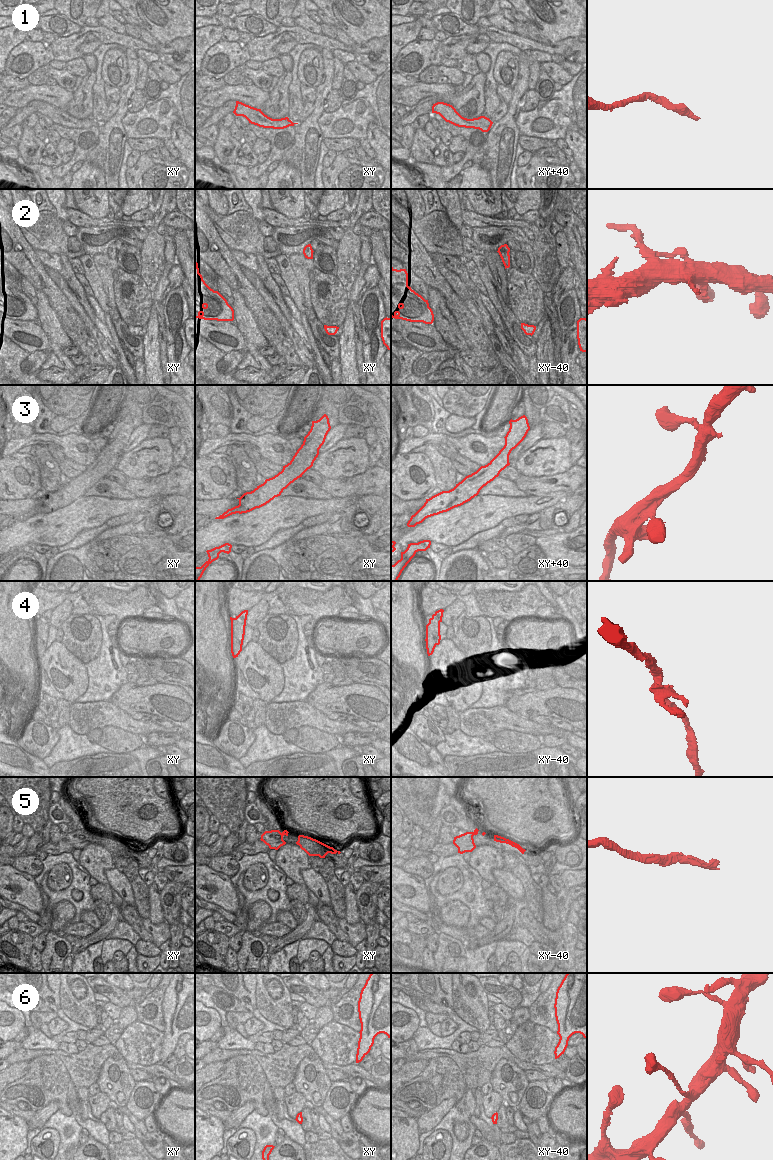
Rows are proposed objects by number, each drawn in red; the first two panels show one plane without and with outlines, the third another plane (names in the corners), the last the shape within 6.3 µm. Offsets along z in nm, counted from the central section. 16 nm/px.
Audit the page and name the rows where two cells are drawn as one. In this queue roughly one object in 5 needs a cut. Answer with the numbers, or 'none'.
4

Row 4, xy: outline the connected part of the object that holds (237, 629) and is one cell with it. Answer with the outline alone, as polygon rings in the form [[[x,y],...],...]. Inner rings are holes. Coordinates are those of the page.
[[[239,616],[230,617],[231,620],[231,653],[233,658],[242,651],[246,623],[241,623]]]

